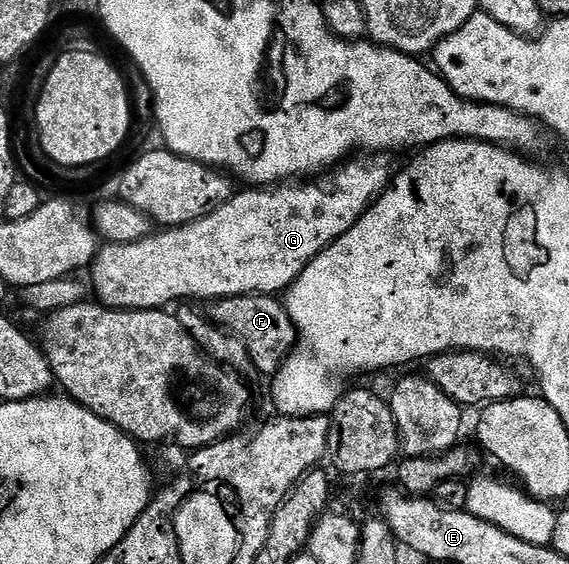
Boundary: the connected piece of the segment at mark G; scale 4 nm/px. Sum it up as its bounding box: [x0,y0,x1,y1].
[88,154,392,312]

